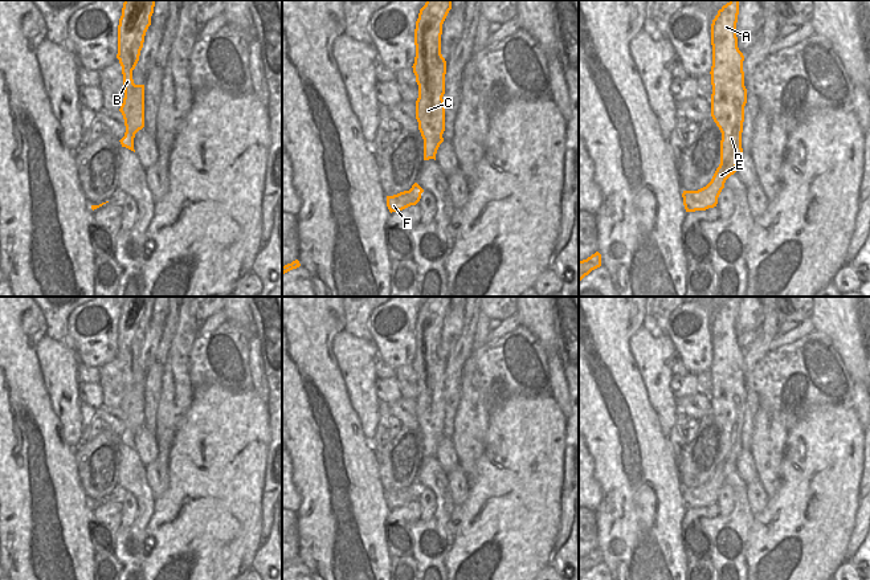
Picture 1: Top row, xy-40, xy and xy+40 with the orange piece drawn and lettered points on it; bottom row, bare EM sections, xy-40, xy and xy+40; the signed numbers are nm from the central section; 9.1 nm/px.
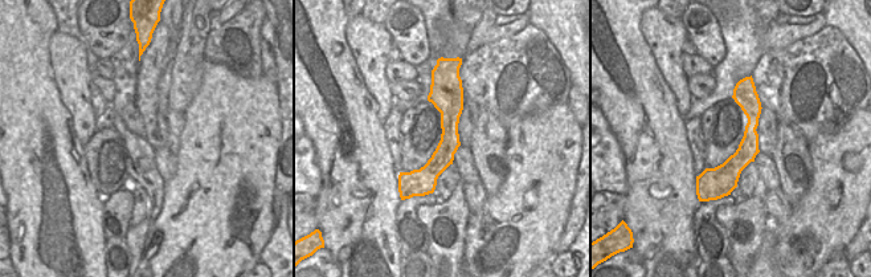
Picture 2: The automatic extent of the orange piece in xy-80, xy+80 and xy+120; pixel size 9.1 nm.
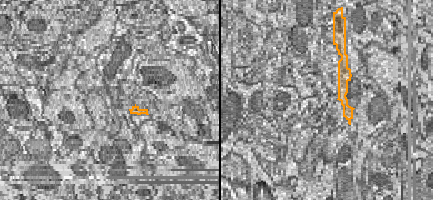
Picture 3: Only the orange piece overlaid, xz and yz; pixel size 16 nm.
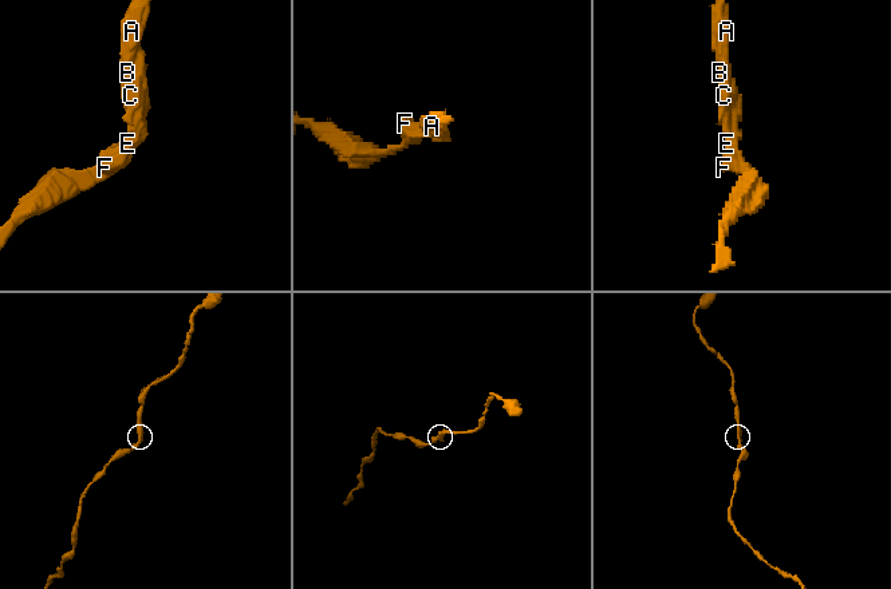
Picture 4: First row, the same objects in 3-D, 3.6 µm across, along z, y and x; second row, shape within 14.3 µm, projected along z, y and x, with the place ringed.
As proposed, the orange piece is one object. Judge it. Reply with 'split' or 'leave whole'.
leave whole

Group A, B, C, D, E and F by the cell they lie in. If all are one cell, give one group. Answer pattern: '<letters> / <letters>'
A B C D E F

